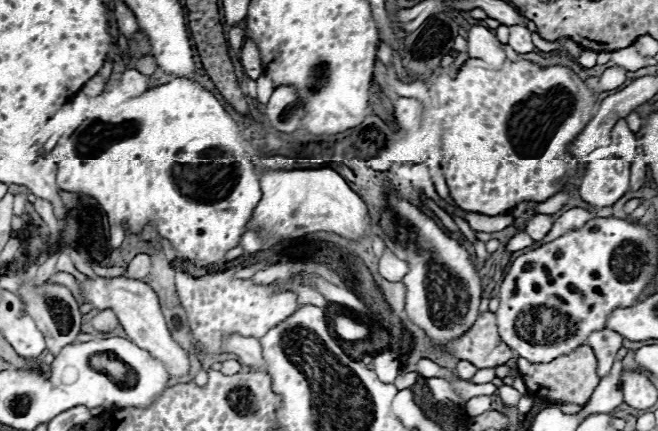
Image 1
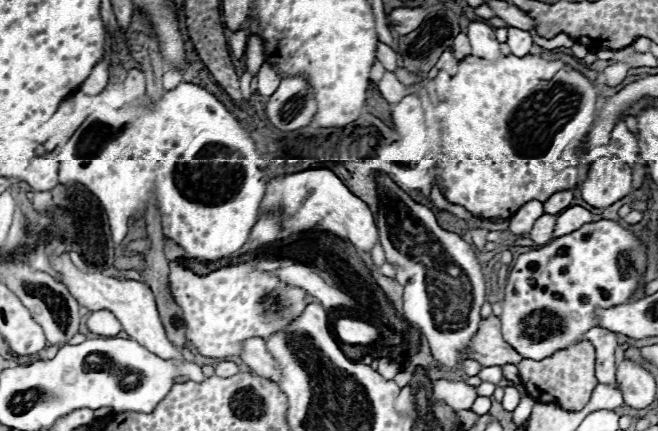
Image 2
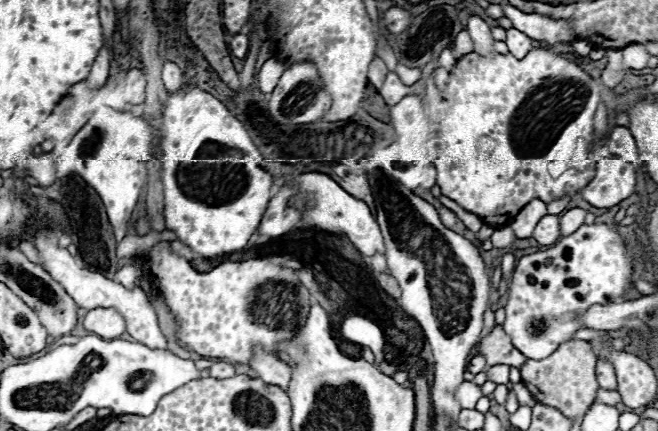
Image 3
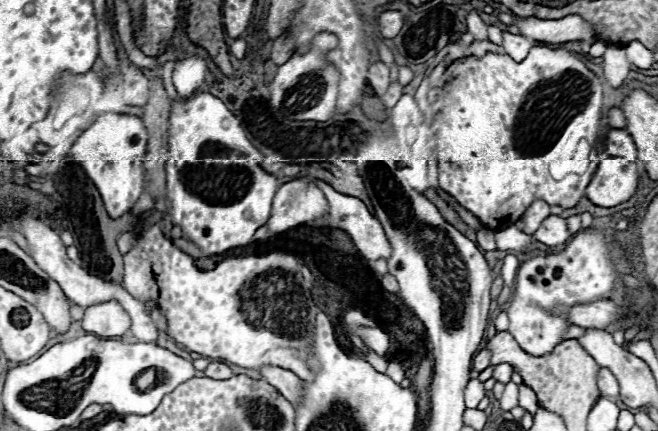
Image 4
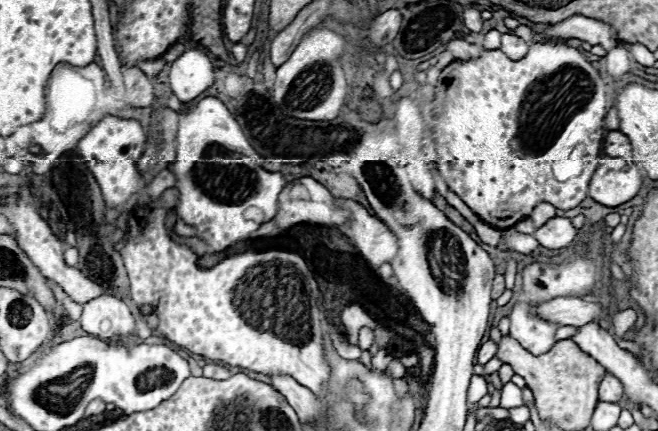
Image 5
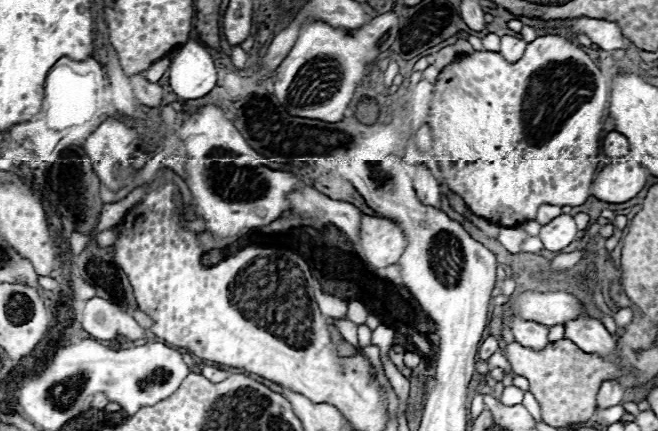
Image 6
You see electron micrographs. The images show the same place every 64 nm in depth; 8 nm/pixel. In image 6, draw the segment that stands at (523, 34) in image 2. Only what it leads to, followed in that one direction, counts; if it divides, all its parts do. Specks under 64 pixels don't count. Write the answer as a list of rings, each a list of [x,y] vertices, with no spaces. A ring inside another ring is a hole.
[[[502,36],[502,48],[500,48],[500,54],[508,60],[508,62],[518,62],[522,58],[526,50],[526,42],[522,38],[516,38],[516,36]]]

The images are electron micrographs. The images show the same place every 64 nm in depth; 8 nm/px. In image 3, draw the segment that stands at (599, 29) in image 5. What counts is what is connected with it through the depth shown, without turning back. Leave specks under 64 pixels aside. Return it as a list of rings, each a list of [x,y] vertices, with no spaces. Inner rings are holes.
[[[510,4],[502,6],[502,10],[514,28],[518,28],[520,32],[528,34],[534,40],[546,40],[550,44],[556,44],[560,40],[566,40],[566,42],[576,40],[576,34],[572,32],[572,26],[568,22],[550,20],[550,18],[544,18],[538,14],[524,14]]]

